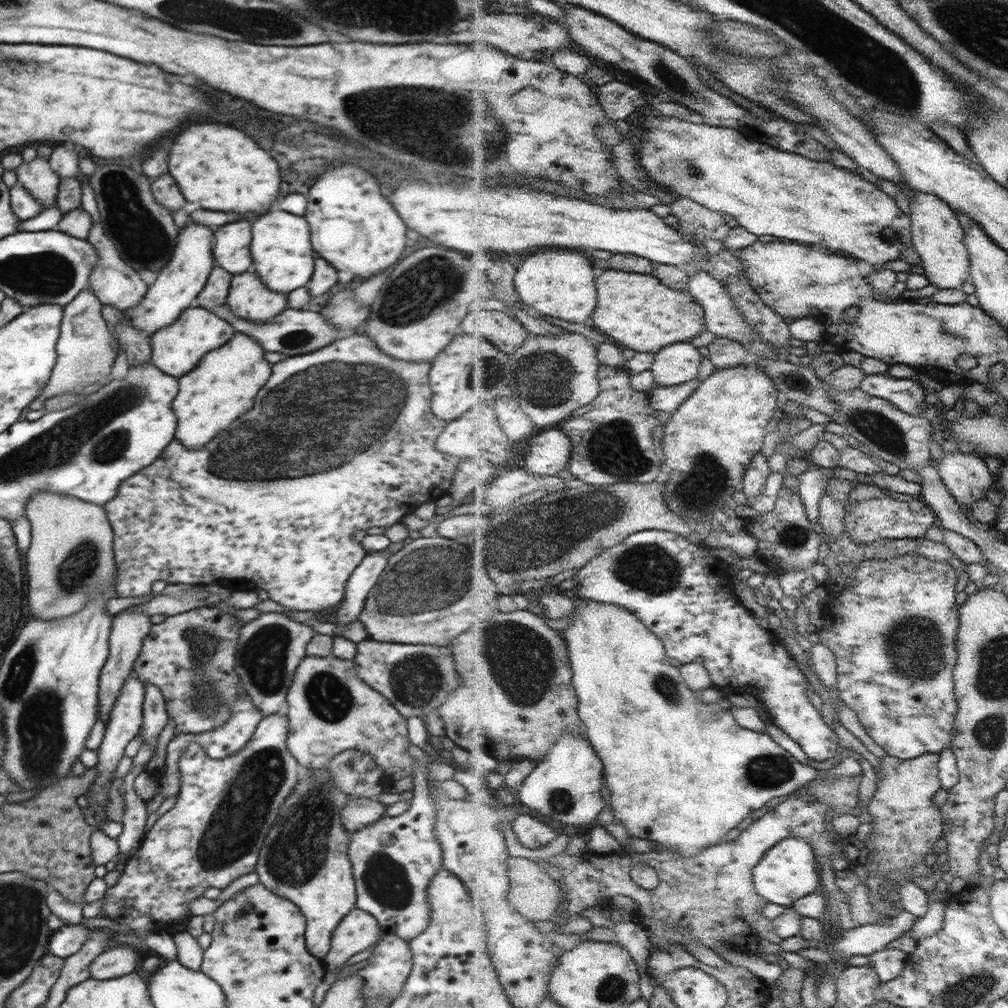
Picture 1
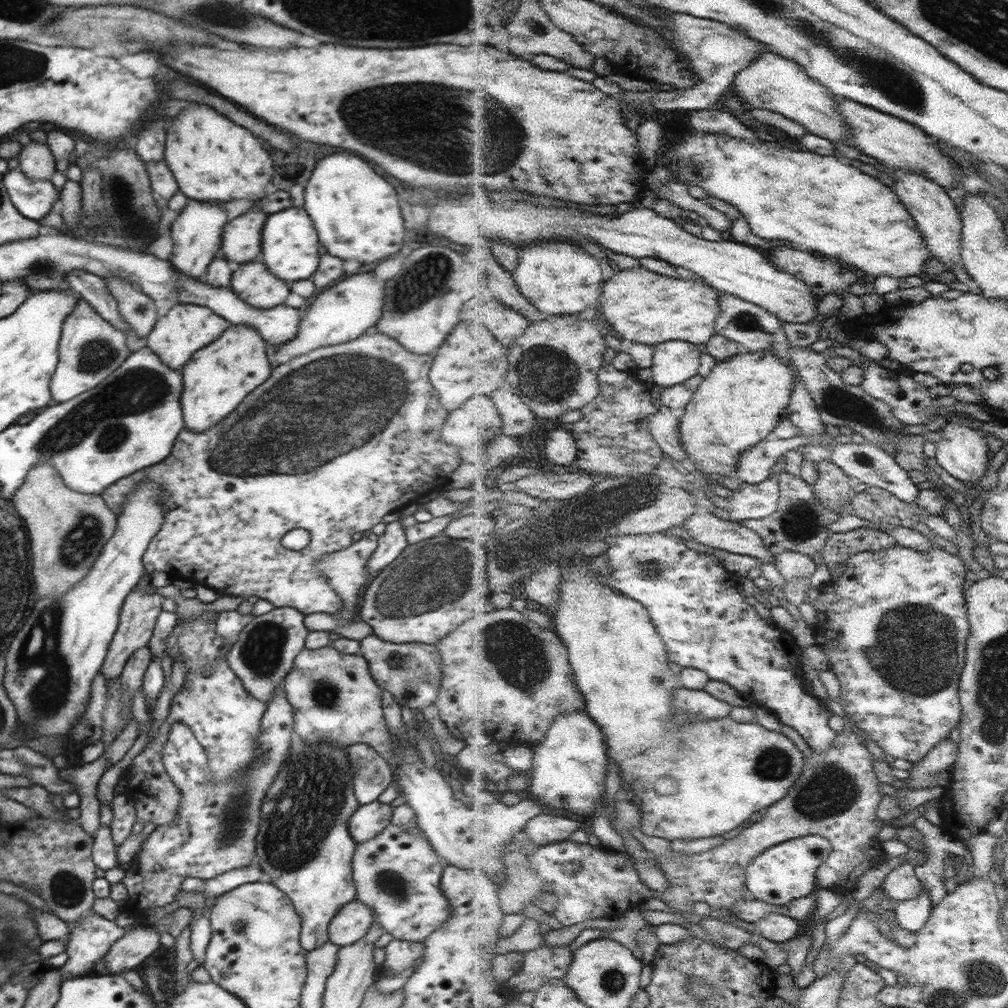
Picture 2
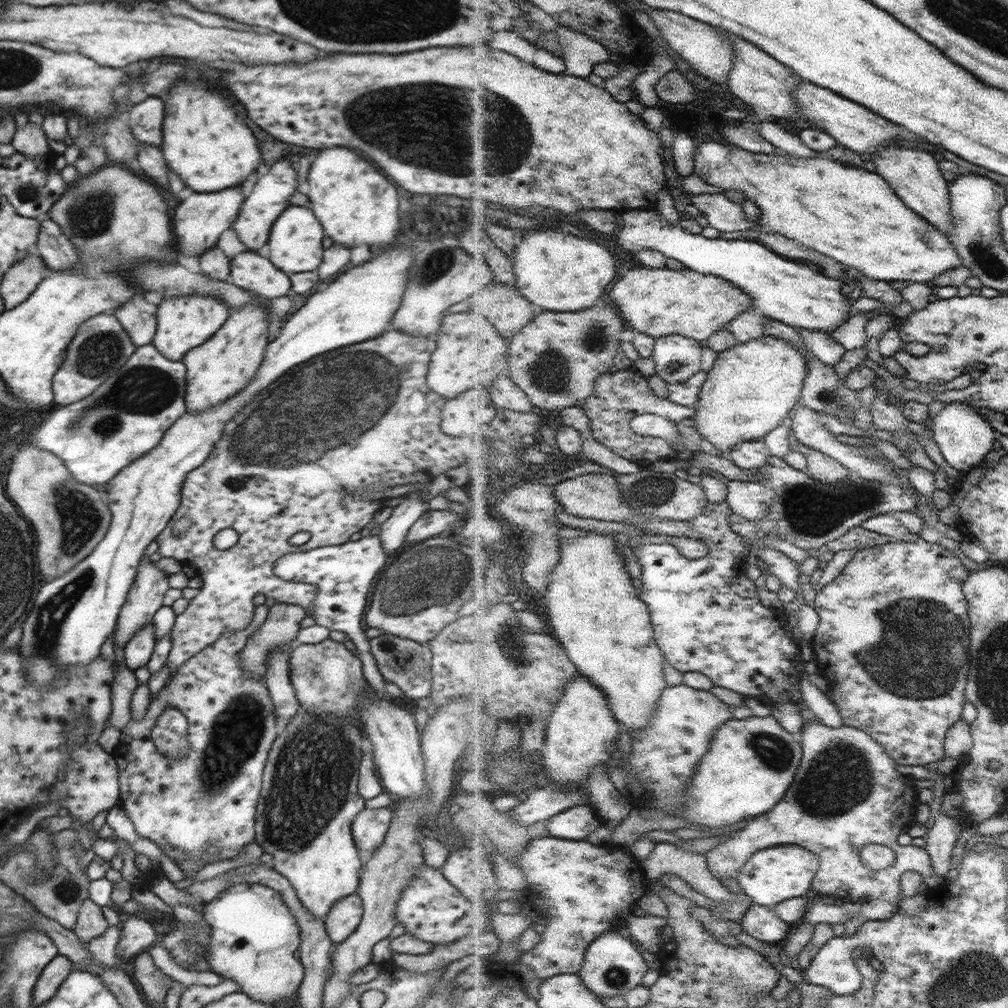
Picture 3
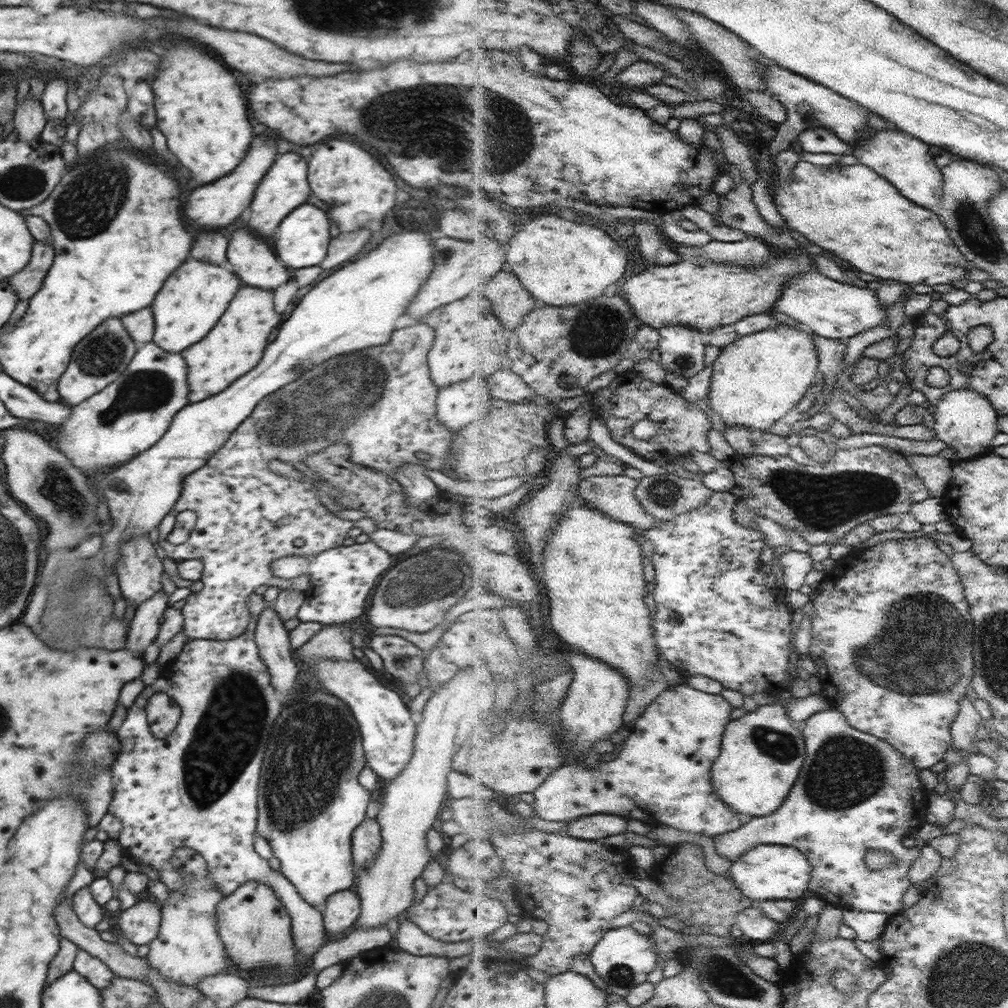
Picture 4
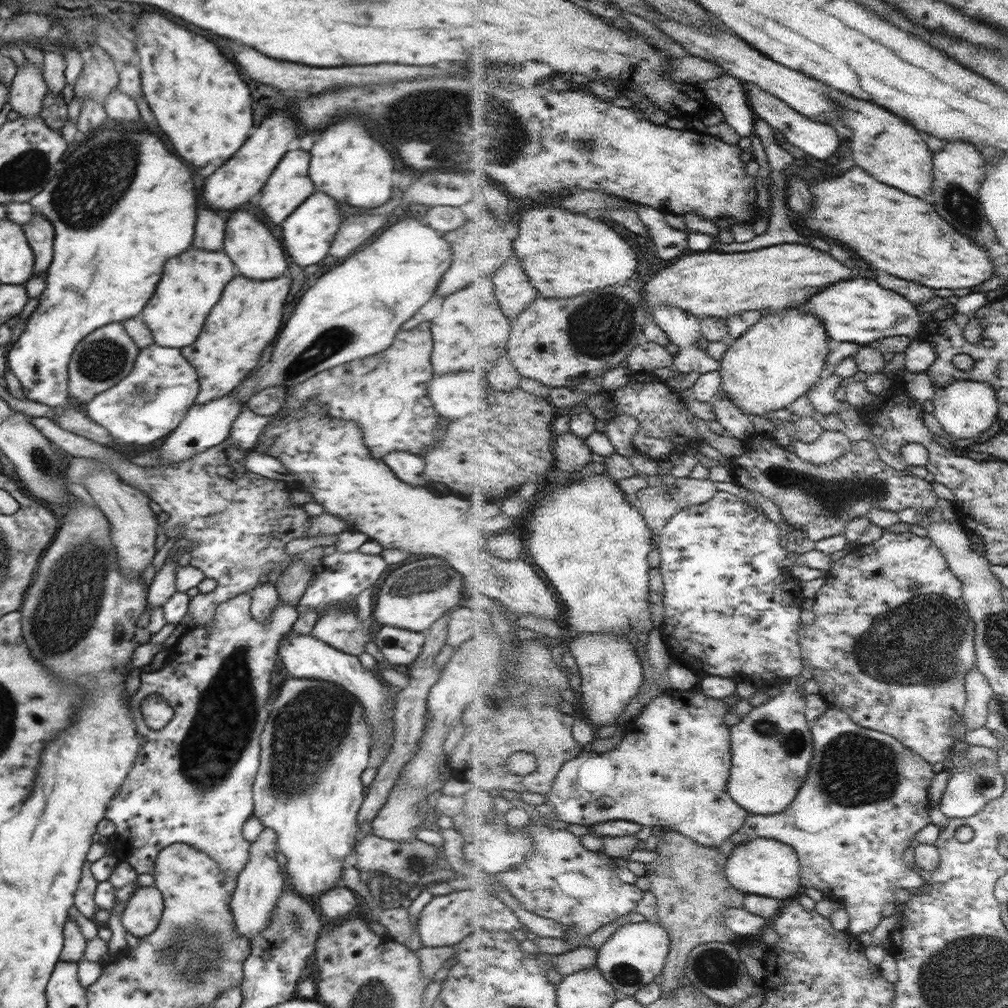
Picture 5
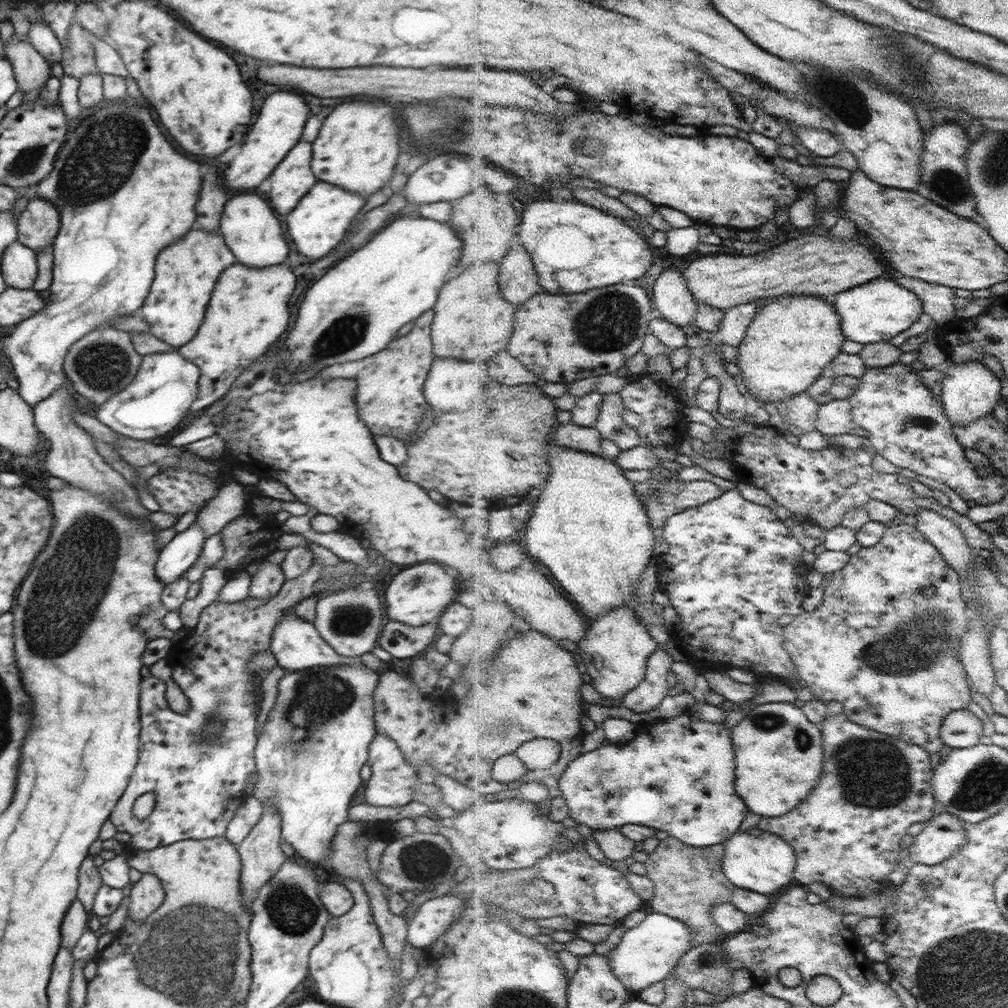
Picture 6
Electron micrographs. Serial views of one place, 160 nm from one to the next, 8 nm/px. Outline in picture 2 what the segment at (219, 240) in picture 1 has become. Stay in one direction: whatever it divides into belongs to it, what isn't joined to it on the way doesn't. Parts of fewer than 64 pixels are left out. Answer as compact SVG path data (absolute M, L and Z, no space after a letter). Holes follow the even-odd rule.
M256 206L242 218L234 218L230 224L226 224L222 238L222 252L230 262L244 264L254 260L262 252L260 250L262 226L266 218L268 214Z

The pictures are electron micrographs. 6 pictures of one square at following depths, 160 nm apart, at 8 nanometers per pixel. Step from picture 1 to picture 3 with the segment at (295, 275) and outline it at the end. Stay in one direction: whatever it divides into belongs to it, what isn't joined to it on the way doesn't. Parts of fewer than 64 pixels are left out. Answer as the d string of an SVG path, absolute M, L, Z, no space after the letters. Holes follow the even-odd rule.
M288 206L276 220L268 240L268 258L284 272L312 272L322 262L322 240L324 240L323 226L316 220L311 208L304 206Z

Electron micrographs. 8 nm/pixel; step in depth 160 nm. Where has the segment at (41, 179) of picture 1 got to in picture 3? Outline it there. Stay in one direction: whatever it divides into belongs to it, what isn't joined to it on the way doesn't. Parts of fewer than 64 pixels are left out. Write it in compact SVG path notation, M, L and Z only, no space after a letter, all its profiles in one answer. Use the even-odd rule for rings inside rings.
M28 122L15 132L11 144L19 153L36 160L43 159L51 152L44 129L38 124Z

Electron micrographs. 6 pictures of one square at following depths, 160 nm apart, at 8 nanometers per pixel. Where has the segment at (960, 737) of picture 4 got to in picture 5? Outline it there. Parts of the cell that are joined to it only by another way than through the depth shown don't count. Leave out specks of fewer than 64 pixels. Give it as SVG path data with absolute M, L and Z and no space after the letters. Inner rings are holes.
M976 666L967 674L967 691L969 699L963 718L968 732L986 724L988 702L995 698L995 694L984 674Z

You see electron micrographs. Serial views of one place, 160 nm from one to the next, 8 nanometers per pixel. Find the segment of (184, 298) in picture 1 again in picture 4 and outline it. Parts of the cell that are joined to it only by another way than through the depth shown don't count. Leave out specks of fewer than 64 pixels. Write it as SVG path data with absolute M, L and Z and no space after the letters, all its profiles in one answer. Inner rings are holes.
M256 136L250 144L248 154L244 156L244 160L240 162L240 166L236 166L230 176L220 178L218 182L206 184L206 186L198 186L186 200L186 220L192 226L198 226L204 231L216 231L230 222L234 222L242 210L246 210L254 198L254 192L258 182L264 178L264 174L268 172L268 168L272 166L272 162L278 157L276 156L276 140L268 138L268 136Z

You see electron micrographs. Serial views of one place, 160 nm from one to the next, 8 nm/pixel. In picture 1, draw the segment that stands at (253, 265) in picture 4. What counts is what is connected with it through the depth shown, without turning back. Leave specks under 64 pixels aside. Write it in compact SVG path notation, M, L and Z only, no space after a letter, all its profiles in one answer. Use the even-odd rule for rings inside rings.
M244 272L233 276L228 307L240 318L268 325L276 315L286 309L286 294L268 290L256 274Z

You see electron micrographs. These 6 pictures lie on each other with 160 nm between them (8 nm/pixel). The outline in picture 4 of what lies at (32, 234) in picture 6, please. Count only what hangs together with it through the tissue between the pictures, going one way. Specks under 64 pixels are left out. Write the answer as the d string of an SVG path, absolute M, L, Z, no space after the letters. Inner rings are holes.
M35 240L29 264L7 280L8 284L14 288L19 301L30 300L42 287L54 257L55 250L52 245Z

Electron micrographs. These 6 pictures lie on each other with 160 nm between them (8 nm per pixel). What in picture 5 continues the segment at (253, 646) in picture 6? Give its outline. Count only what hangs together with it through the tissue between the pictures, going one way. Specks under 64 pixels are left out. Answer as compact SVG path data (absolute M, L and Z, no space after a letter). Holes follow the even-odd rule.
M249 592L238 594L234 598L220 603L213 614L213 623L209 627L204 625L194 626L187 630L184 636L172 646L172 650L178 654L172 658L170 664L164 665L157 671L149 671L147 673L141 672L139 676L140 687L129 699L131 706L131 715L133 716L134 724L136 725L136 732L139 737L142 737L145 742L140 749L138 749L138 756L134 765L130 768L130 773L124 779L124 783L120 785L120 789L116 791L116 795L112 797L111 803L106 808L106 815L104 818L110 820L115 825L115 835L111 838L113 845L113 855L119 859L118 862L125 862L135 868L137 874L150 873L153 874L153 864L159 852L167 846L174 843L184 843L192 845L194 848L206 851L218 864L223 871L226 871L232 878L237 878L239 872L245 868L248 862L249 848L251 843L244 840L242 836L242 828L246 824L246 820L253 815L253 793L252 788L256 780L256 772L260 767L260 732L263 731L264 725L268 720L272 705L272 700L275 692L270 685L272 680L272 672L276 670L277 651L279 650L279 642L283 636L293 630L293 624L296 622L300 612L297 610L297 603L294 605L286 604L284 601L278 601L277 605L270 613L269 621L263 623L257 621L250 612L252 597ZM157 695L163 698L174 709L174 716L168 724L160 730L152 730L146 723L141 711L141 704L149 696Z

